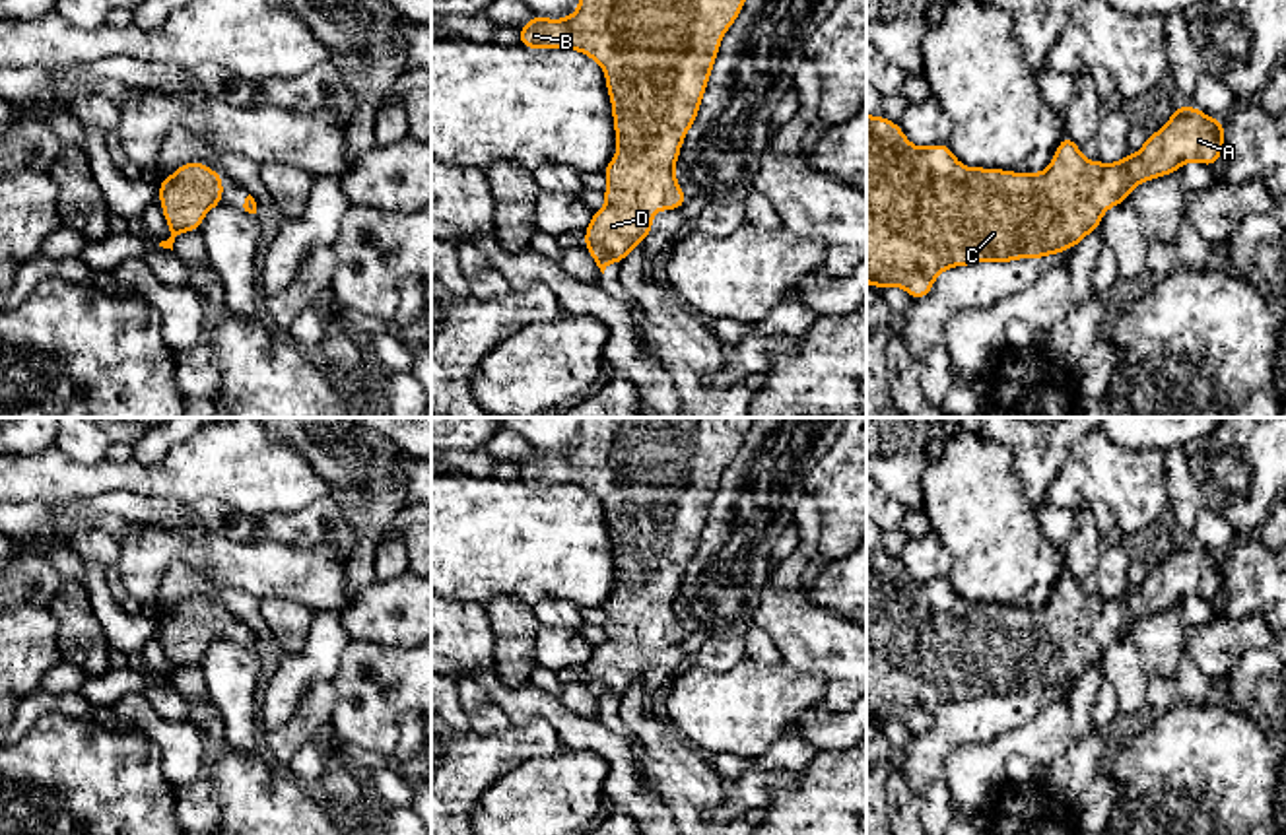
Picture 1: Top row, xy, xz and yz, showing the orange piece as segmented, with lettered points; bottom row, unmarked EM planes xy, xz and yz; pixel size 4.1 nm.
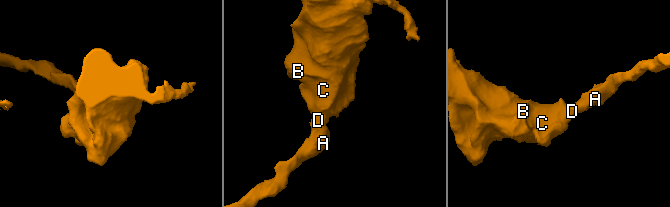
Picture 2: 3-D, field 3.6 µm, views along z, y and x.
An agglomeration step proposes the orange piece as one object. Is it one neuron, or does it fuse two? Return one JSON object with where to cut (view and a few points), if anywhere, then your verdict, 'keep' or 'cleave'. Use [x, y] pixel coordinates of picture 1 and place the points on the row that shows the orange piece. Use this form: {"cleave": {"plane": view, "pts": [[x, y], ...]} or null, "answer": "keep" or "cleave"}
{"cleave": null, "answer": "keep"}

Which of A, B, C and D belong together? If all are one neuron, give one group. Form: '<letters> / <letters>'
A B C D

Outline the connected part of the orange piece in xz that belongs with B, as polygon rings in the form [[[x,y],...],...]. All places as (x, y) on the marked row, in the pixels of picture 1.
[[[579,0],[577,12],[563,19],[546,19],[532,14],[530,23],[519,29],[521,47],[525,49],[579,50],[604,70],[618,151],[602,171],[608,181],[602,190],[608,204],[592,212],[592,221],[585,229],[585,249],[592,254],[602,274],[608,264],[620,264],[631,249],[651,235],[651,217],[659,210],[678,210],[686,204],[688,196],[676,181],[674,165],[682,142],[697,118],[721,39],[736,21],[744,2],[746,0]]]

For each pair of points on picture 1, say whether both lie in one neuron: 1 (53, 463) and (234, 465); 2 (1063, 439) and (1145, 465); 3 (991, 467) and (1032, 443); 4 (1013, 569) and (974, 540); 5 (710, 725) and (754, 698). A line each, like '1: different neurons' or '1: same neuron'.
1: same neuron
2: different neurons
3: different neurons
4: same neuron
5: same neuron

